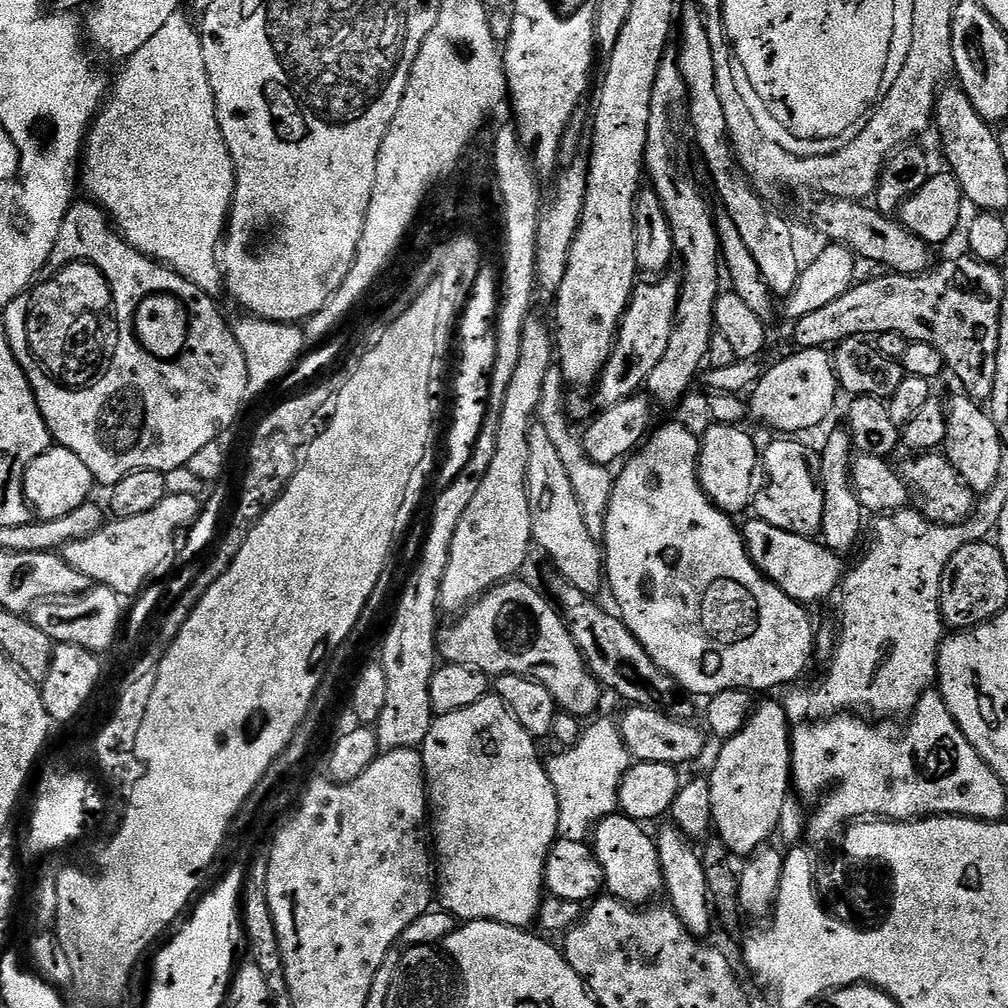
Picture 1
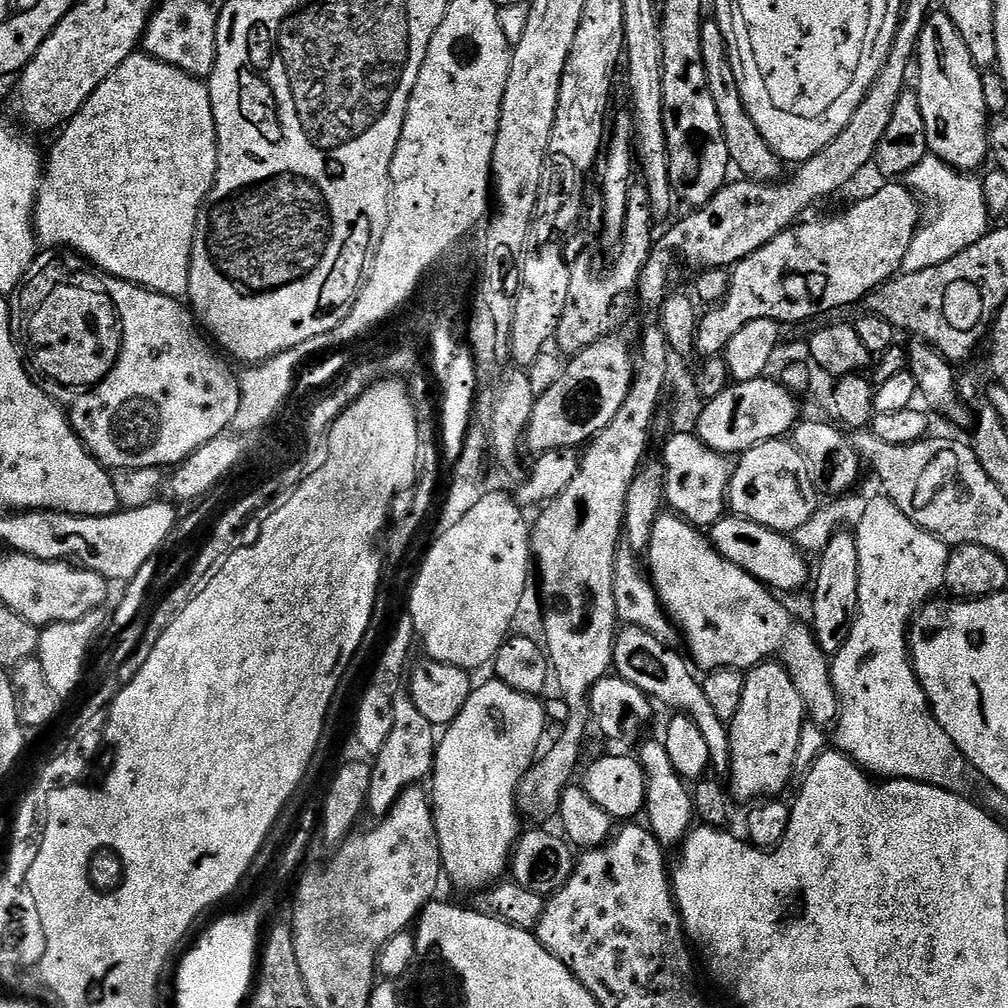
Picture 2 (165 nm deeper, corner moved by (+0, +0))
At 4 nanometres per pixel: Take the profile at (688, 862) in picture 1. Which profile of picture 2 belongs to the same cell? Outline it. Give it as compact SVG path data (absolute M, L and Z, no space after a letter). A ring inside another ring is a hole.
M663 739L647 740L639 745L641 748L638 751L638 759L644 771L644 812L648 816L646 824L661 846L679 845L694 827L693 793L689 786L687 788L684 785L687 784L685 777L674 770L674 762L670 762L670 754L666 754Z

